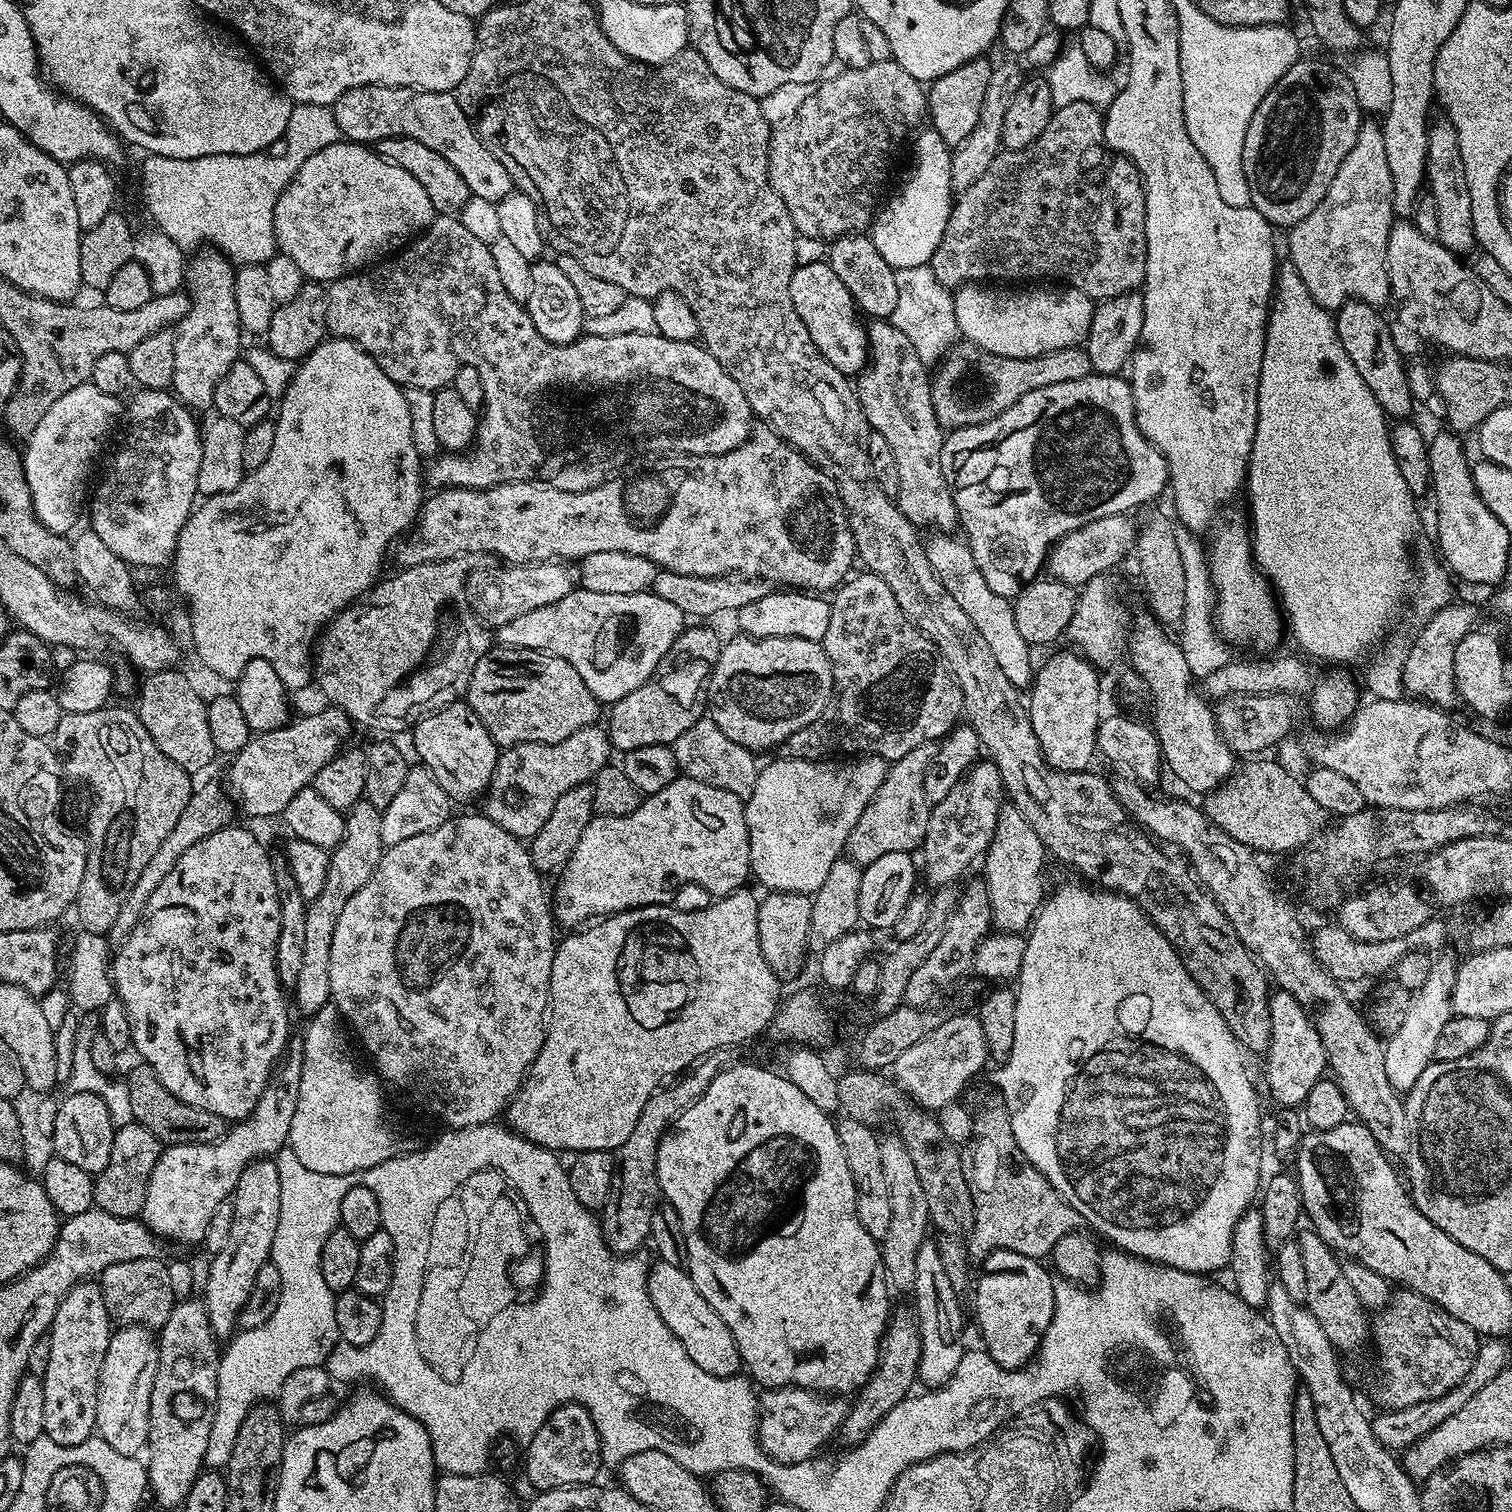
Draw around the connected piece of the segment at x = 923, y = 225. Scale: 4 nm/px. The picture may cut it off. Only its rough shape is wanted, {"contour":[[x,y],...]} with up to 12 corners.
{"contour":[[915,137],[908,181],[870,235],[894,269],[931,261],[954,203],[953,149]]}

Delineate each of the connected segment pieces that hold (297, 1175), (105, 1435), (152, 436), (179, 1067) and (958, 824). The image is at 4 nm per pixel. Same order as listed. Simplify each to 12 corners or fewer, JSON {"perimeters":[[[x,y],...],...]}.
{"perimeters":[[[275,1156],[281,1213],[270,1262],[288,1292],[320,1292],[321,1254],[354,1174]],[[153,1329],[113,1331],[96,1432],[136,1458],[158,1370]],[[171,391],[126,404],[90,528],[167,569],[198,500],[202,428]],[[250,829],[194,842],[110,961],[132,1048],[245,1120],[290,1039]],[[996,764],[968,769],[931,807],[920,855],[953,885],[993,840],[1005,798]]]}

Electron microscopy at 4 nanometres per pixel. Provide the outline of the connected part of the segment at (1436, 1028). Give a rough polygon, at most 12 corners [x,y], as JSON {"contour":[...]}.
{"contour":[[1457,961],[1433,963],[1384,1044],[1386,1078],[1407,1094],[1452,1019]]}

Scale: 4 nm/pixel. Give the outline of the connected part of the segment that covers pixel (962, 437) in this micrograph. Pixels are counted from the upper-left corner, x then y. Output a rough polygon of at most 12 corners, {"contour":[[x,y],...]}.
{"contour":[[1132,385],[1032,390],[944,437],[968,548],[1014,598],[1066,534],[1169,487]]}

